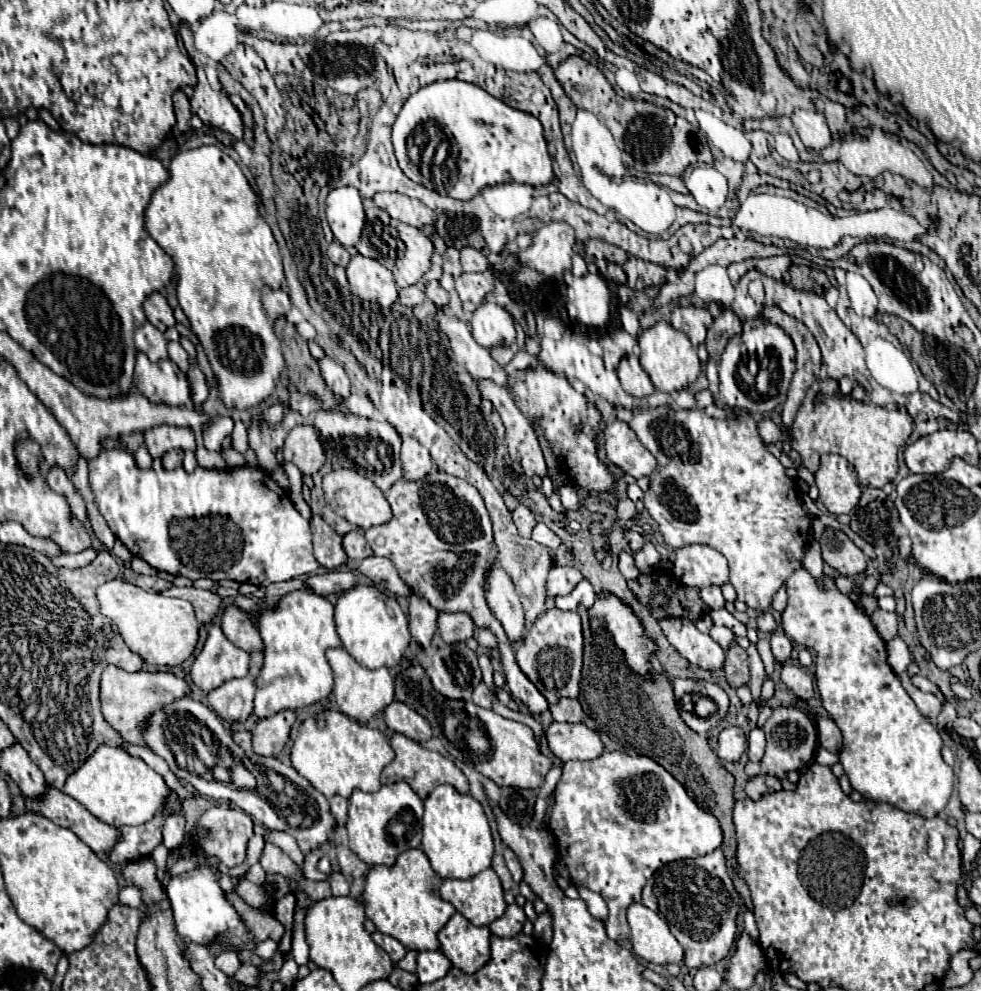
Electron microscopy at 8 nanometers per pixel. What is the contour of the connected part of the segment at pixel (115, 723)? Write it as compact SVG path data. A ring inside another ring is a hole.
M111 664L103 670L103 678L101 678L103 716L123 736L125 742L137 744L137 746L145 746L143 734L147 730L147 722L149 722L151 714L165 708L167 704L183 698L185 694L189 694L189 684L171 672L139 670L139 672L131 674L131 672L125 672Z

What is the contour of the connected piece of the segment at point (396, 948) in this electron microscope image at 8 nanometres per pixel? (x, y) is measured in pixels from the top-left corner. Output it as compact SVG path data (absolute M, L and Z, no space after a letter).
M373 932L371 936L373 936L375 944L379 944L379 946L391 956L391 960L393 960L395 964L407 954L407 948L405 948L399 940L395 940L393 936L387 936L387 934L383 934L383 932Z

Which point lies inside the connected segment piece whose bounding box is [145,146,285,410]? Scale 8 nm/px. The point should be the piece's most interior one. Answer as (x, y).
(205, 216)

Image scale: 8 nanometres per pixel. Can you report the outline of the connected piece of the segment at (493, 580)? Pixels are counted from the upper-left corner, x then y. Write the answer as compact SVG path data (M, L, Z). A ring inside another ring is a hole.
M495 562L487 574L487 602L495 614L495 618L503 624L509 640L513 644L523 642L525 634L525 618L519 596L511 586L505 570Z

